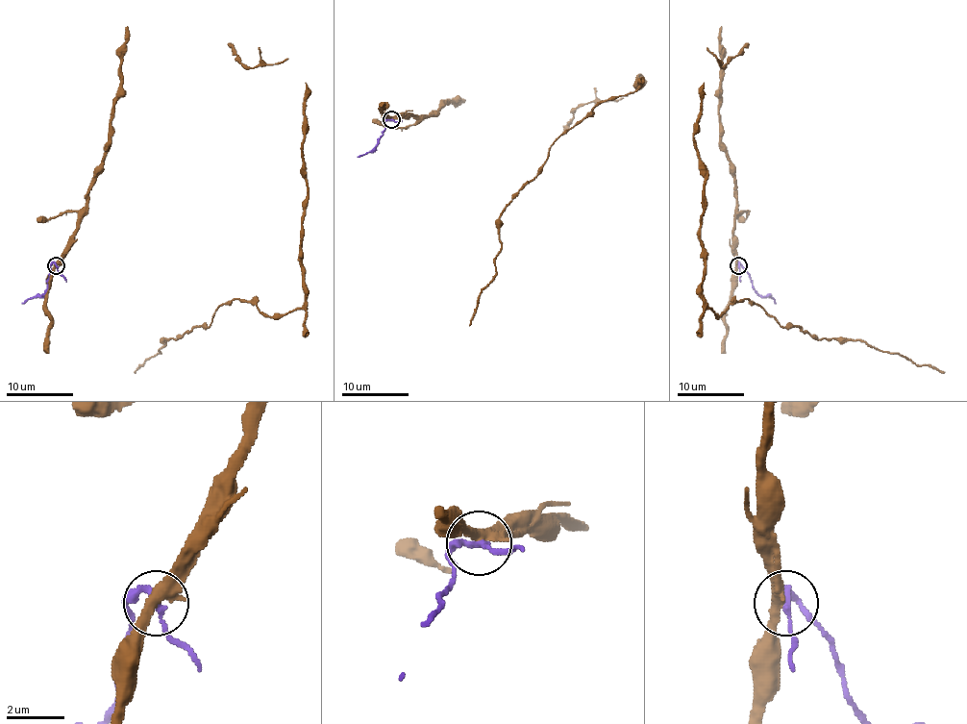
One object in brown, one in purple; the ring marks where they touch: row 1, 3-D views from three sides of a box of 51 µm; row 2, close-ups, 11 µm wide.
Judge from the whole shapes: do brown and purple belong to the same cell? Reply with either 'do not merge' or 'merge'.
do not merge

